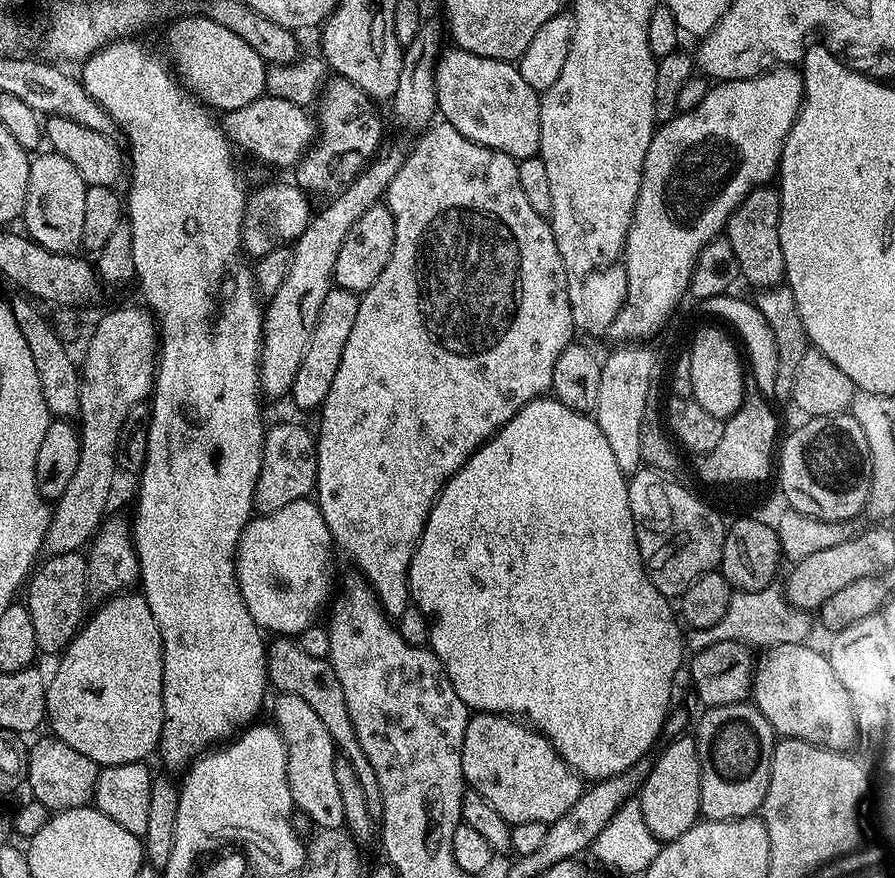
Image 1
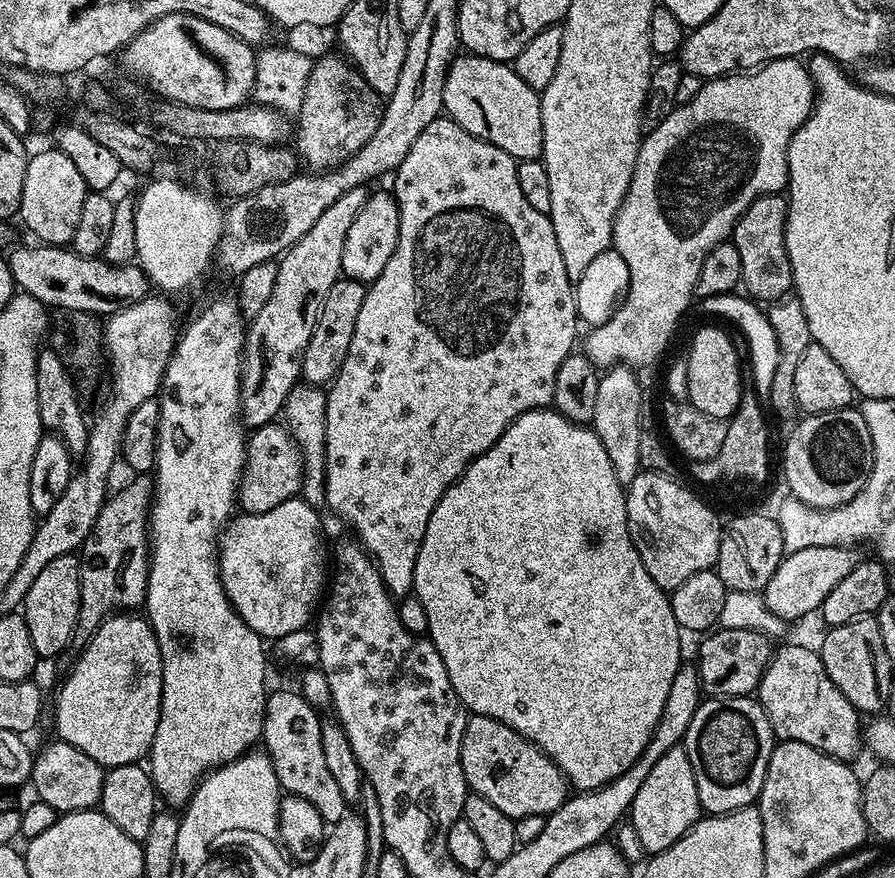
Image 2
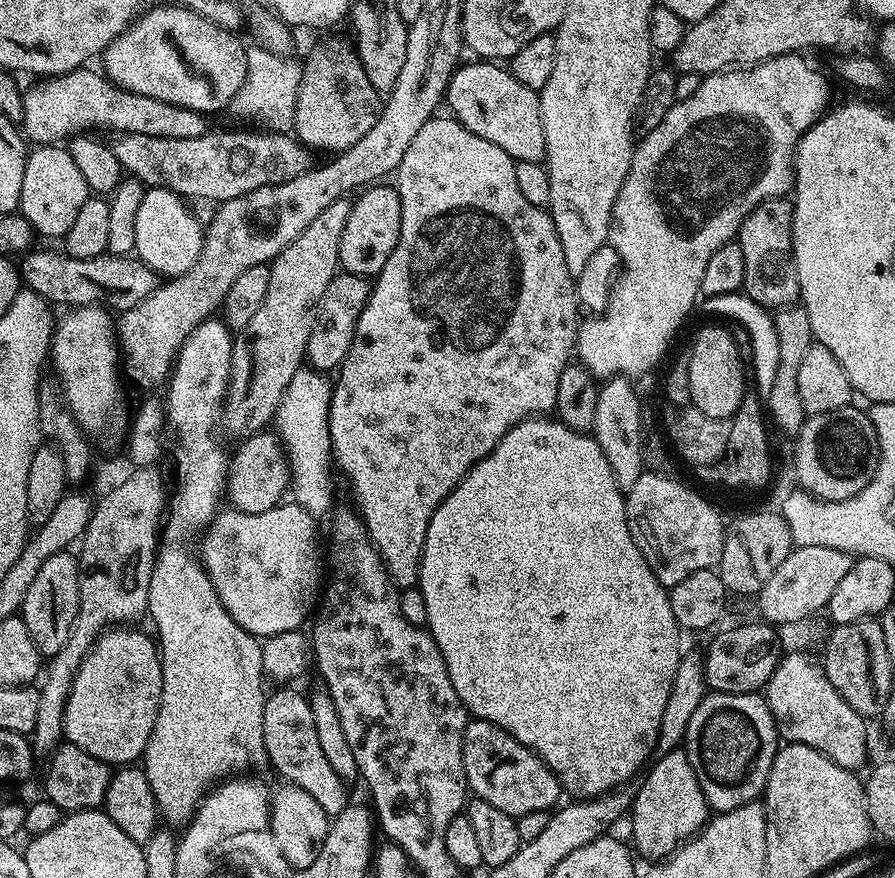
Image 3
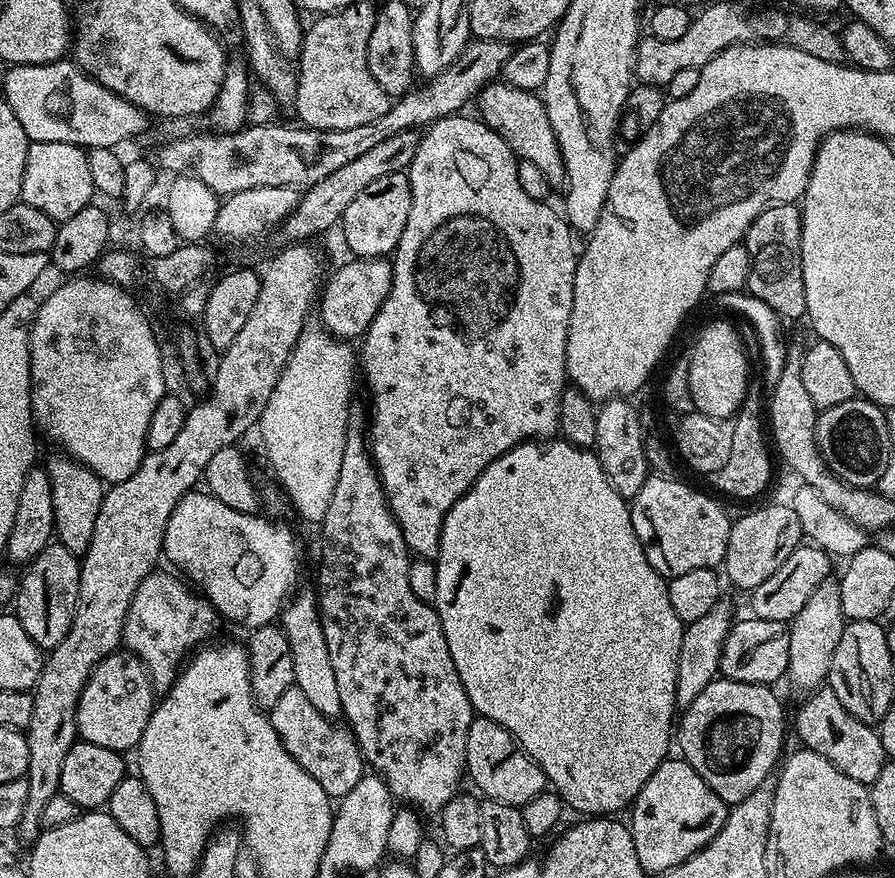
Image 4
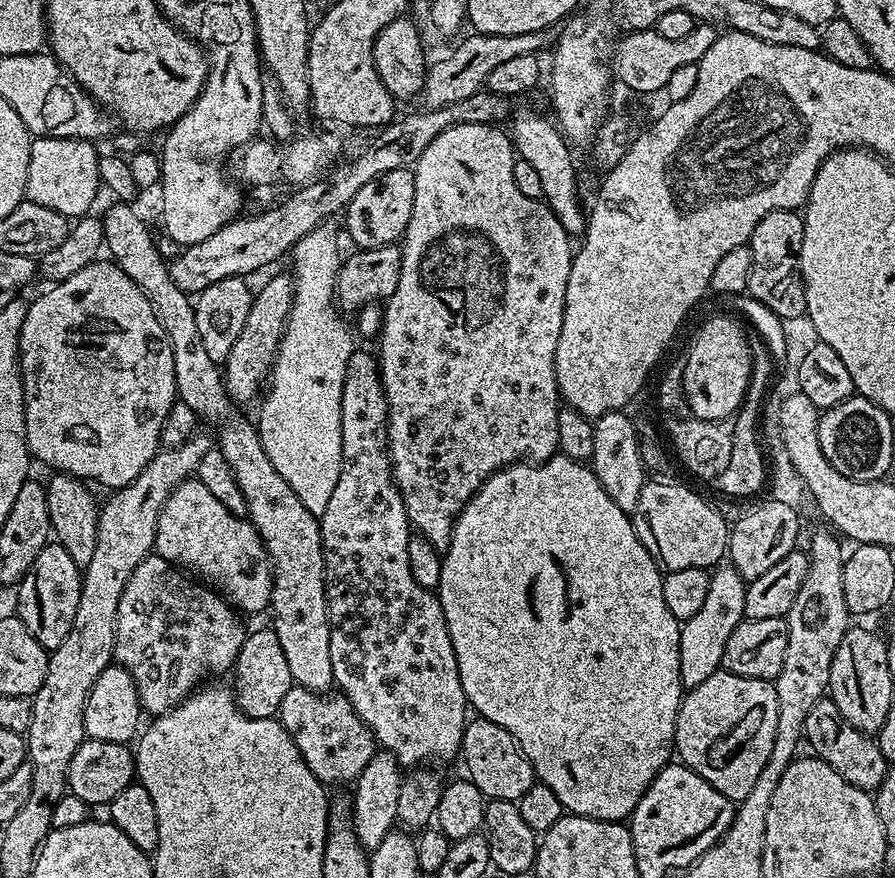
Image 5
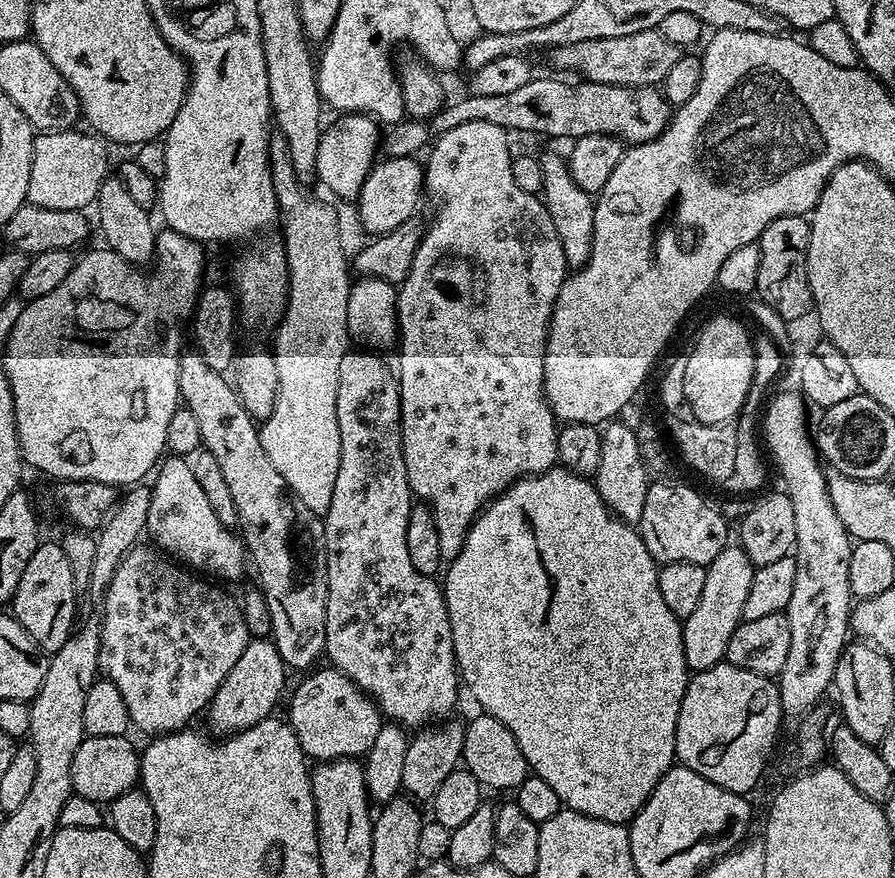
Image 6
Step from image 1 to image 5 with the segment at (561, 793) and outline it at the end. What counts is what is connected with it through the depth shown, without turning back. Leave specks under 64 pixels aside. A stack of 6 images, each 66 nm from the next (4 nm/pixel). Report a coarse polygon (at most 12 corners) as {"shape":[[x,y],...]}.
{"shape":[[465,723],[460,756],[488,800],[520,800],[537,783],[514,737]]}

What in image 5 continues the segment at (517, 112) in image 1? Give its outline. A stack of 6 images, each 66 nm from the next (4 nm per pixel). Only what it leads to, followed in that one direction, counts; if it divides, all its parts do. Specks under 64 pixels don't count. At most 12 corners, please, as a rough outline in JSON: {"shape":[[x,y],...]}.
{"shape":[[511,117],[512,147],[540,176],[543,201],[570,238],[586,208],[573,149],[551,119]]}

